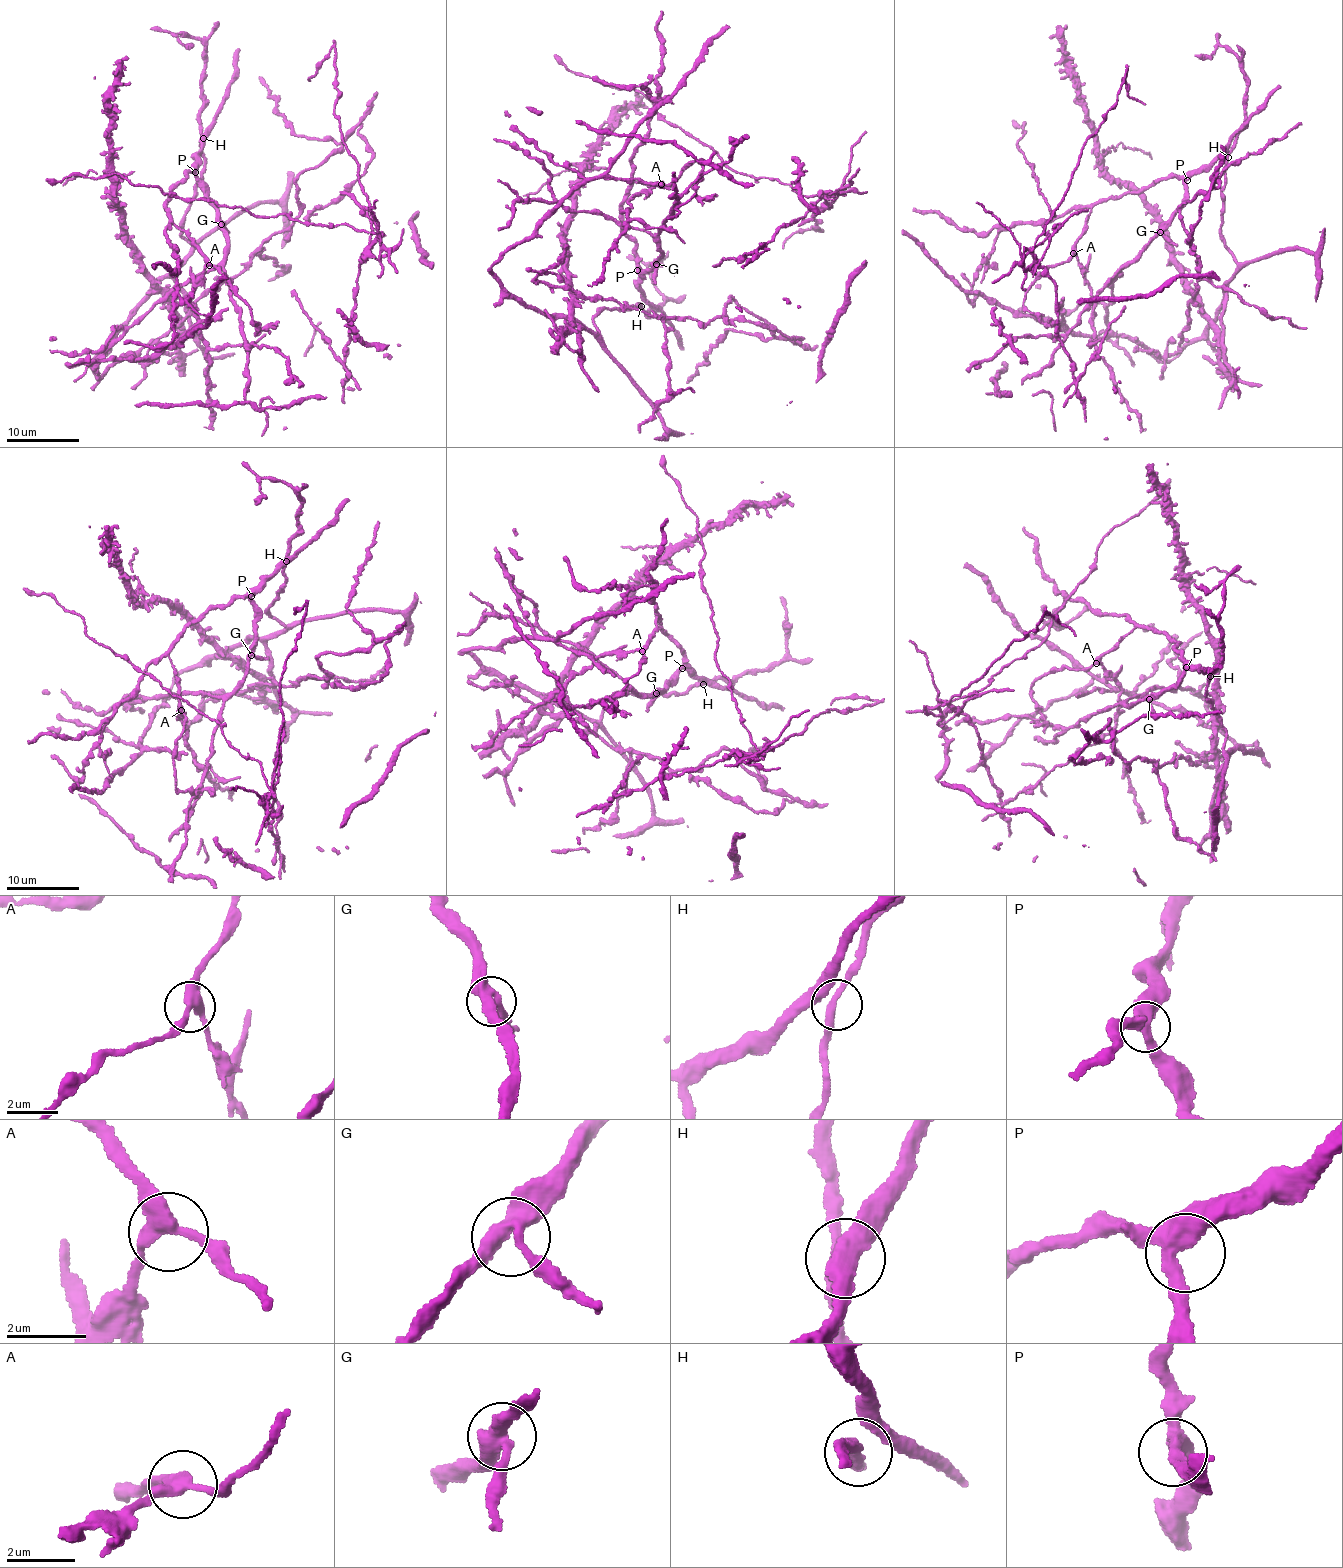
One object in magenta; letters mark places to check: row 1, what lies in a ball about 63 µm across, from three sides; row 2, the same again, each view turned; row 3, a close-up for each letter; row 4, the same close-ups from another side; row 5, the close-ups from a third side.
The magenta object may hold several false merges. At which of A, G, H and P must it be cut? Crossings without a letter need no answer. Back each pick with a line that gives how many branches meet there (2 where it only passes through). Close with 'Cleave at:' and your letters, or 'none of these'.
Cleave at: none of these

